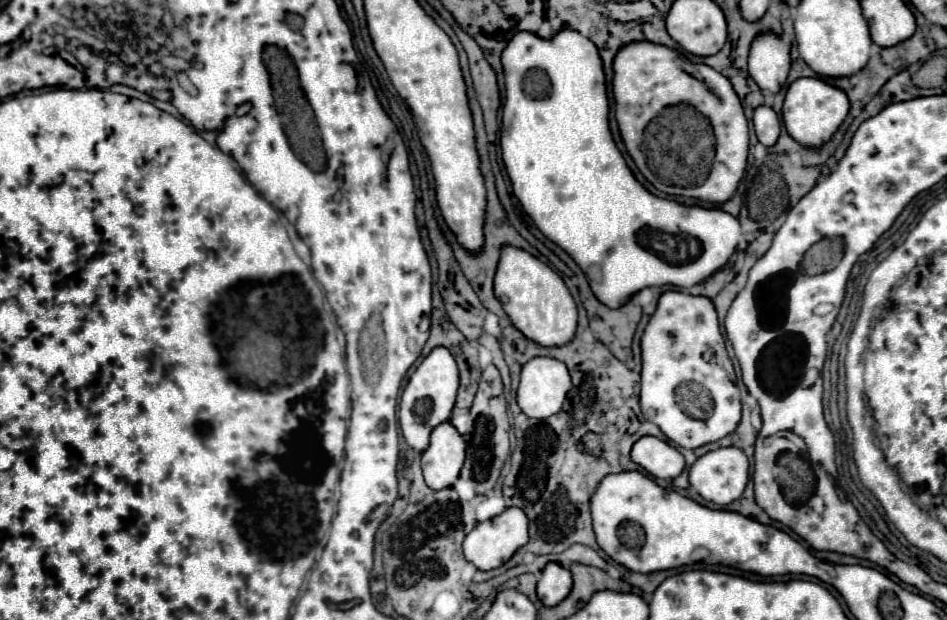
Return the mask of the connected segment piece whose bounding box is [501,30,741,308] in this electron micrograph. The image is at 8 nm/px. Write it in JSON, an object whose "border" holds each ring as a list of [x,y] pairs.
{"border":[[[561,30],[557,36],[545,40],[529,32],[517,32],[513,40],[507,44],[507,48],[501,54],[501,62],[505,68],[505,86],[507,86],[507,100],[503,106],[501,122],[501,150],[502,159],[507,168],[507,174],[511,178],[513,194],[519,198],[523,210],[527,216],[535,222],[535,226],[543,232],[545,238],[561,246],[575,262],[577,266],[587,274],[589,286],[599,302],[603,302],[609,308],[621,308],[625,306],[633,294],[637,294],[643,288],[649,286],[681,286],[681,288],[693,288],[695,284],[701,284],[715,272],[719,272],[735,252],[739,240],[741,240],[741,226],[739,220],[723,210],[707,210],[701,206],[681,206],[673,200],[661,200],[653,196],[649,190],[645,190],[637,178],[631,174],[631,170],[625,164],[625,158],[621,156],[611,130],[609,130],[609,98],[607,98],[607,86],[605,86],[605,72],[603,72],[603,60],[597,52],[597,46],[573,30]]]}

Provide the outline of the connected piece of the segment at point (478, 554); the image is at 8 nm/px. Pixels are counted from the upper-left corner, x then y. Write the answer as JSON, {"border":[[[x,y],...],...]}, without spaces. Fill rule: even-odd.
{"border":[[[507,508],[503,514],[481,522],[473,528],[473,532],[469,532],[465,536],[463,542],[463,554],[465,558],[477,568],[477,570],[495,570],[499,566],[503,566],[521,546],[525,546],[529,542],[529,534],[527,534],[527,516],[525,512],[521,512],[521,508]]]}

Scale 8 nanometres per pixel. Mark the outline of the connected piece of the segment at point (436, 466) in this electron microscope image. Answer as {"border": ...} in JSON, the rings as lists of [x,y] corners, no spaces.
{"border":[[[451,422],[439,424],[431,434],[431,444],[423,452],[421,466],[429,488],[441,490],[453,486],[465,460],[465,440]]]}

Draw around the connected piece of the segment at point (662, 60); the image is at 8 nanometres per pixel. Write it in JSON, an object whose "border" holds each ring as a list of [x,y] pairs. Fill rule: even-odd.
{"border":[[[633,42],[629,46],[623,46],[613,62],[615,78],[613,78],[613,96],[615,96],[615,118],[619,124],[621,138],[625,142],[627,152],[635,160],[641,174],[663,192],[665,184],[661,184],[649,168],[645,168],[645,156],[641,156],[641,128],[665,108],[665,104],[677,104],[677,100],[689,100],[689,104],[697,104],[709,120],[713,120],[713,132],[717,132],[717,164],[713,164],[713,172],[709,174],[709,180],[701,188],[687,188],[685,194],[691,198],[699,198],[713,204],[727,202],[743,178],[745,166],[747,166],[747,150],[749,150],[749,128],[747,118],[743,114],[741,100],[737,100],[737,94],[733,92],[733,86],[729,80],[715,72],[713,68],[699,64],[701,80],[687,74],[679,64],[679,54],[673,48],[657,46],[649,42]]]}

